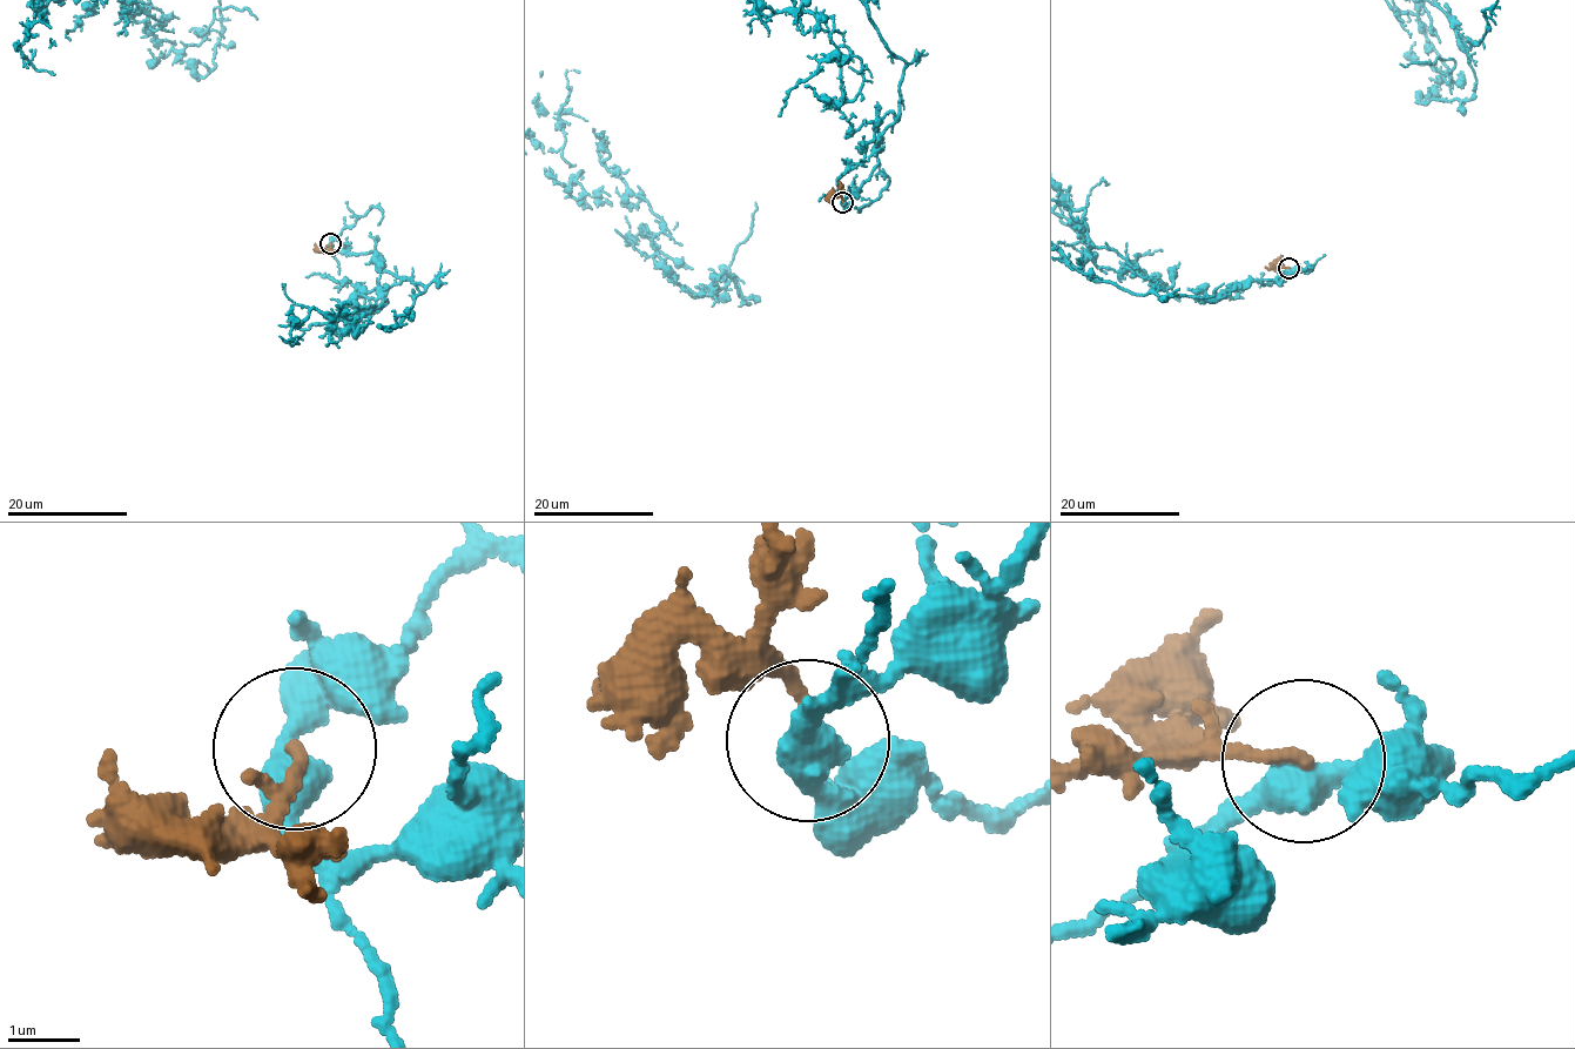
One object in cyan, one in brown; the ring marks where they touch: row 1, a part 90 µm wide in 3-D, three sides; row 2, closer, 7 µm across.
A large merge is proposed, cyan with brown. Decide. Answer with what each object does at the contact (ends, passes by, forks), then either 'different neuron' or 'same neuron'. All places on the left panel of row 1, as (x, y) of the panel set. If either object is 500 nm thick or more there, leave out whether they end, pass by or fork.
cyan passes by; brown ends there; different neuron

